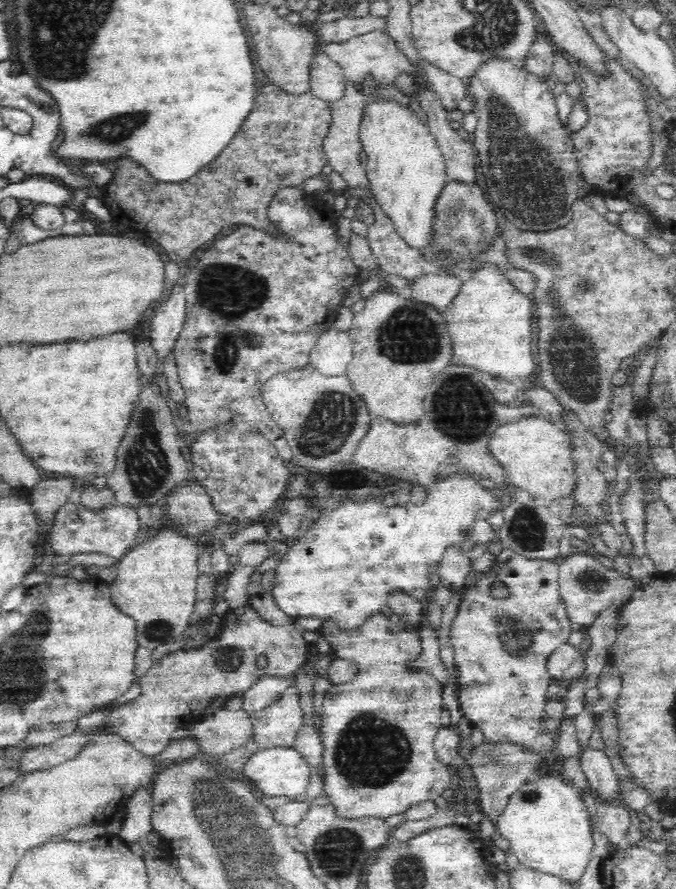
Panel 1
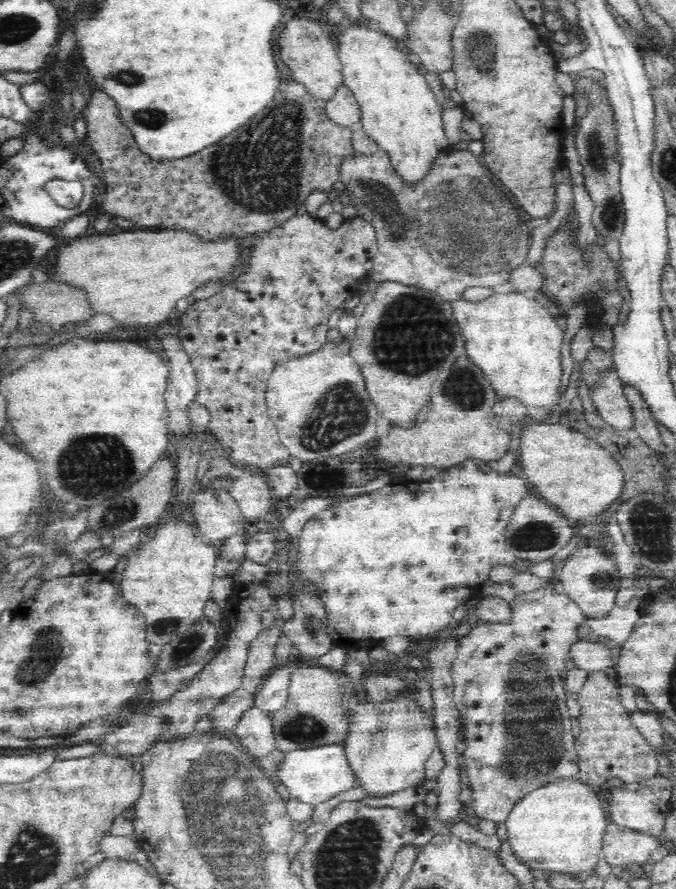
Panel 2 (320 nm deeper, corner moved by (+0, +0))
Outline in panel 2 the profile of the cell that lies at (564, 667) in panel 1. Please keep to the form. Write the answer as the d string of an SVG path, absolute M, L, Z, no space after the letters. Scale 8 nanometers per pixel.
M584 640L575 642L570 647L568 662L571 668L580 668L589 673L605 671L609 666L615 666L610 648L603 643Z

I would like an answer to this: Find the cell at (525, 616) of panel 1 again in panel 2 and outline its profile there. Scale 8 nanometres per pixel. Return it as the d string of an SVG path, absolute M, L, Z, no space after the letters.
M551 583L546 588L538 588L534 591L517 594L509 603L511 610L510 618L506 622L491 623L481 621L472 627L472 630L458 639L458 652L452 665L453 696L459 711L461 728L463 729L462 740L466 745L463 753L467 780L471 793L473 794L472 807L474 814L480 819L492 820L495 823L505 822L511 808L525 797L531 790L552 782L555 778L577 778L579 771L578 755L575 749L575 737L572 735L572 722L570 721L567 706L567 692L564 688L564 679L560 676L560 670L569 666L568 653L570 647L581 639L578 637L578 628L585 622L586 615L582 612L580 605L566 593L562 592L557 583Z

